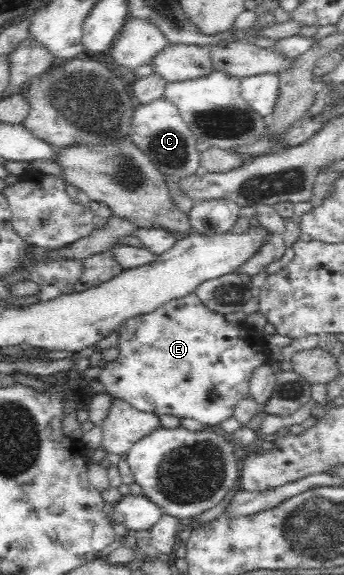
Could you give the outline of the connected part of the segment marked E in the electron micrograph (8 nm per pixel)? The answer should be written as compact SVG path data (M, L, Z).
M194 292L187 294L187 296L182 296L181 298L168 300L165 304L160 304L159 308L155 308L155 310L152 310L151 312L124 320L119 326L114 328L113 332L115 332L116 338L115 350L118 352L117 358L109 364L104 364L104 368L97 379L104 385L105 392L126 400L131 406L134 406L139 410L152 412L157 416L169 414L169 416L177 416L179 419L193 418L193 420L205 424L206 427L215 426L215 424L221 424L221 422L229 420L234 412L235 406L242 400L248 398L250 394L251 377L259 370L259 368L265 368L269 364L269 345L262 338L260 332L256 331L251 325L246 324L245 322L237 324L229 322L225 317L225 314L213 312L210 308L207 308Z

